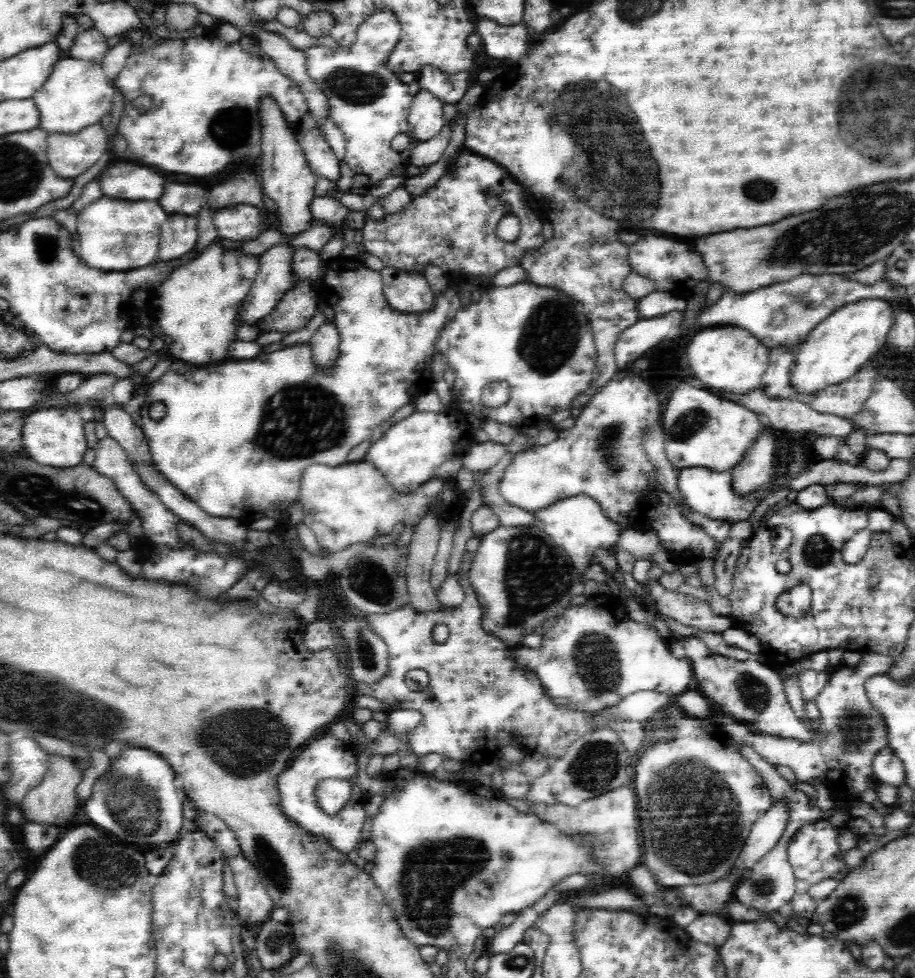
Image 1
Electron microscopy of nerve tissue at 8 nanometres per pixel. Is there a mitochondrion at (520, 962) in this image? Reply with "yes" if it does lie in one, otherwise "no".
yes

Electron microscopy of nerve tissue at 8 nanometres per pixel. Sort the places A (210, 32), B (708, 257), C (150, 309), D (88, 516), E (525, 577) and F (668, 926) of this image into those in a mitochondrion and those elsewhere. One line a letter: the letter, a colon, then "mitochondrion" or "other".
A: other
B: other
C: other
D: other
E: mitochondrion
F: other

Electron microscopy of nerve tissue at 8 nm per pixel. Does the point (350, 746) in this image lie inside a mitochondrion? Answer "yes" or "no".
no

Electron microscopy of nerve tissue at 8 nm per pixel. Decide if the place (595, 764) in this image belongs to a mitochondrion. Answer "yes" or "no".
yes

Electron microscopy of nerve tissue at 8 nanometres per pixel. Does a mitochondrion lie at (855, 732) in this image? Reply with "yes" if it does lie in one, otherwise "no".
yes

